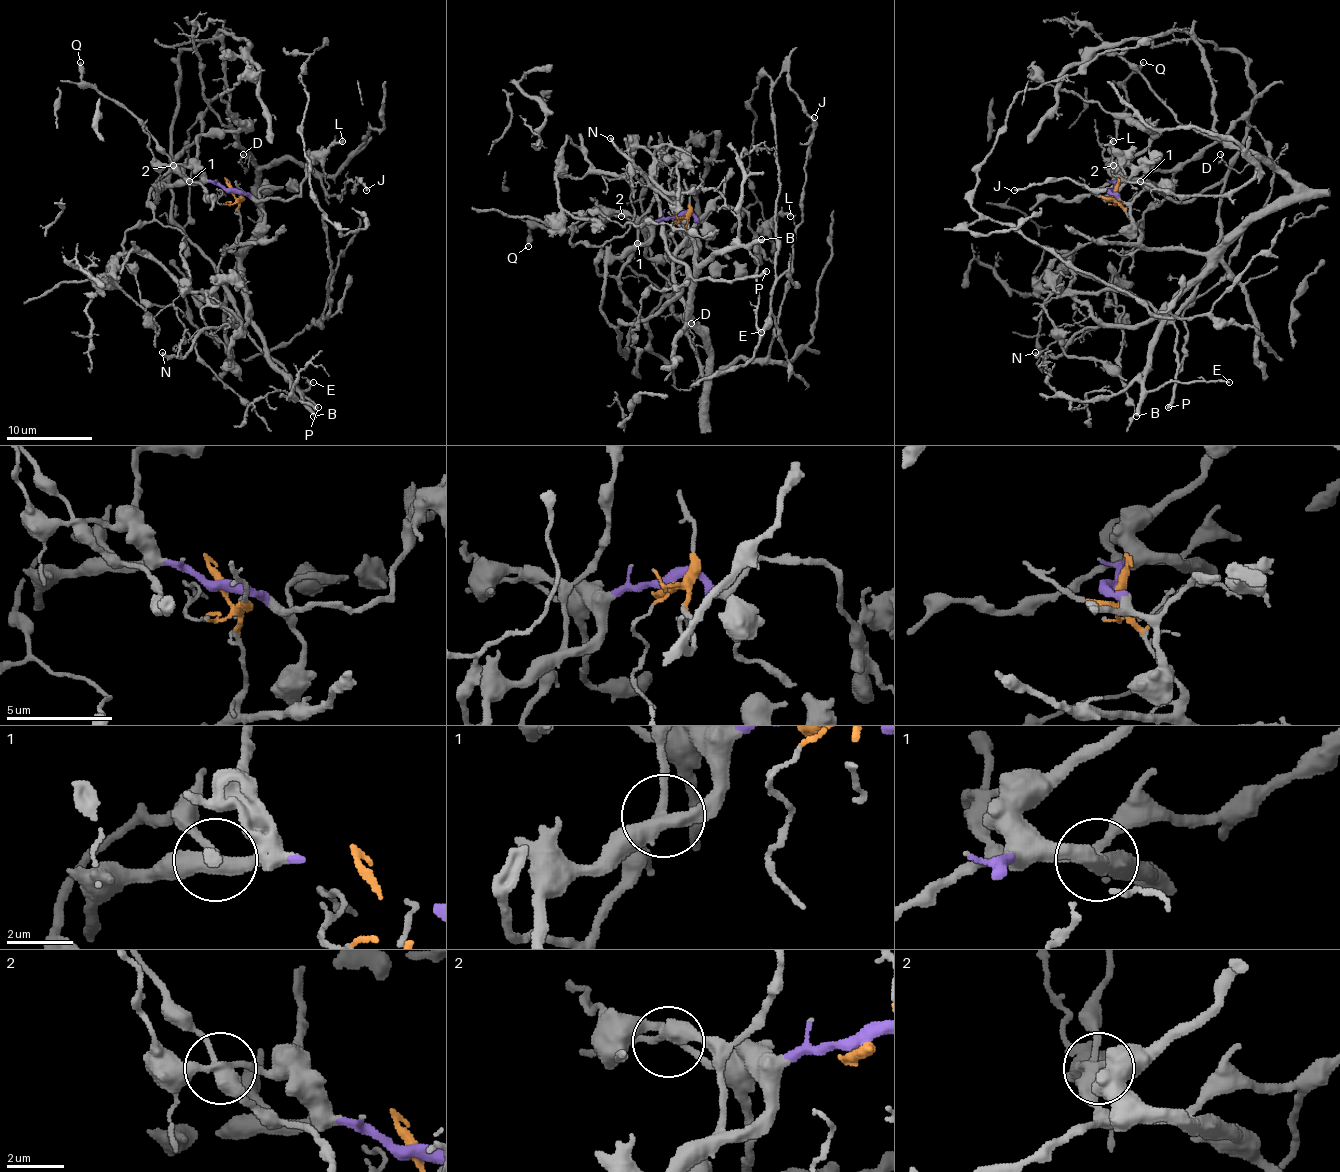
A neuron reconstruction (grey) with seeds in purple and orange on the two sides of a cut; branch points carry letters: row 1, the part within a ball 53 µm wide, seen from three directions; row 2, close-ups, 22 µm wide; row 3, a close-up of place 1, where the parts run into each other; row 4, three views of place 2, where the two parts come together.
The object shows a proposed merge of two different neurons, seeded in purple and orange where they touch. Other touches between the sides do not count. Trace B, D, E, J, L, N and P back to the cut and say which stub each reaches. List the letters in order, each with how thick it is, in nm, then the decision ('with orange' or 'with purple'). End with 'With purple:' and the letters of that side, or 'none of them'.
B: calibre 380 nm; with orange
D: calibre 100 nm; with orange
E: calibre 200 nm; with orange
J: calibre 190 nm; with orange
L: calibre 190 nm; with purple
N: calibre 260 nm; with orange
P: calibre 300 nm; with purple
With purple: L, P

